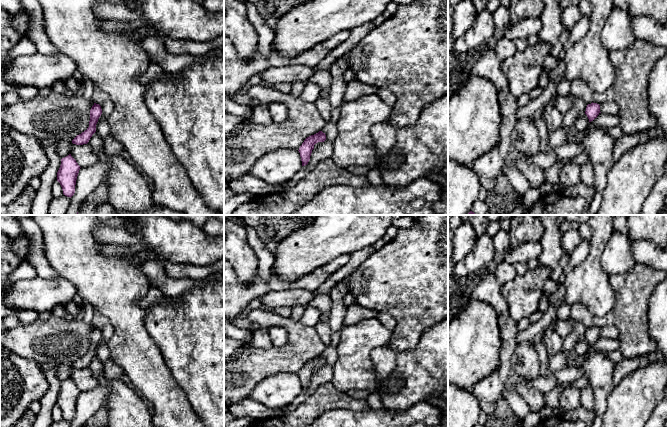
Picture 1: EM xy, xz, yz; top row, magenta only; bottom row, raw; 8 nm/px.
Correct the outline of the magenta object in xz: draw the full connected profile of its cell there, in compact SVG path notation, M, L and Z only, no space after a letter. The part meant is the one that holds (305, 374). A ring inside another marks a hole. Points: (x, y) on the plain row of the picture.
M322 355L307 361L299 372L299 377L302 385L302 390L308 388L314 369L318 366L324 366L326 359Z

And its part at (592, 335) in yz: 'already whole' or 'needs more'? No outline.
already whole

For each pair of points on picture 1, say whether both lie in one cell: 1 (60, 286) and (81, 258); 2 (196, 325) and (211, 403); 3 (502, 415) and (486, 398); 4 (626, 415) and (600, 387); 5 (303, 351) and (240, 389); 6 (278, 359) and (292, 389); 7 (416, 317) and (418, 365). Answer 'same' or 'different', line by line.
1: different
2: same
3: different
4: different
5: same
6: different
7: different

